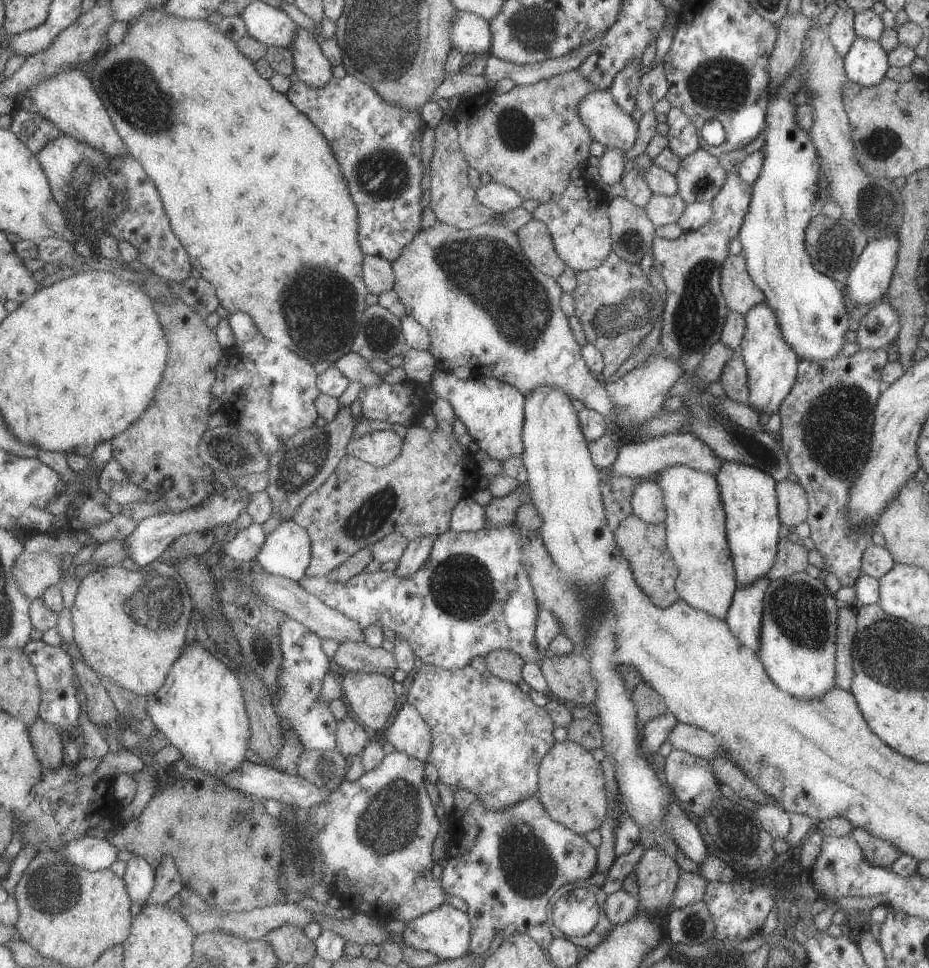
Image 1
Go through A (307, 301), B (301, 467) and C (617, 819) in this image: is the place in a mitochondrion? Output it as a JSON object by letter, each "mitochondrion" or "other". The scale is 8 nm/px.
{"A":"mitochondrion","B":"mitochondrion","C":"other"}

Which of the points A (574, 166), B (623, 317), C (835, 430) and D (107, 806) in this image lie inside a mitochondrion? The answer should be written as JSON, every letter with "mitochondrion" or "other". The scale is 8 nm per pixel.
{"A":"other","B":"mitochondrion","C":"mitochondrion","D":"other"}

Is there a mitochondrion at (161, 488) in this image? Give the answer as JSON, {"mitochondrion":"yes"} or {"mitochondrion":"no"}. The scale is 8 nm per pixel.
{"mitochondrion":"no"}

